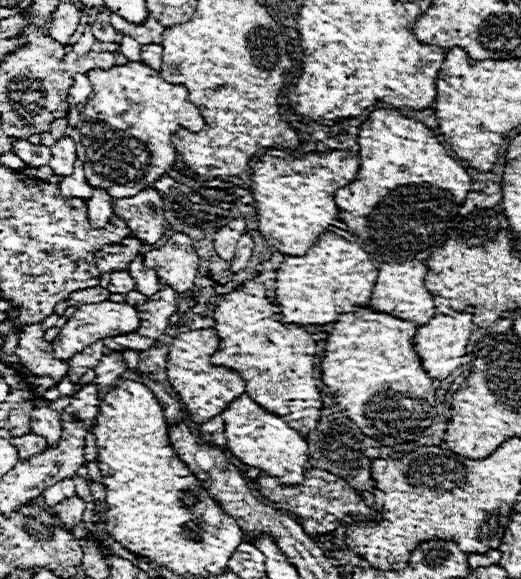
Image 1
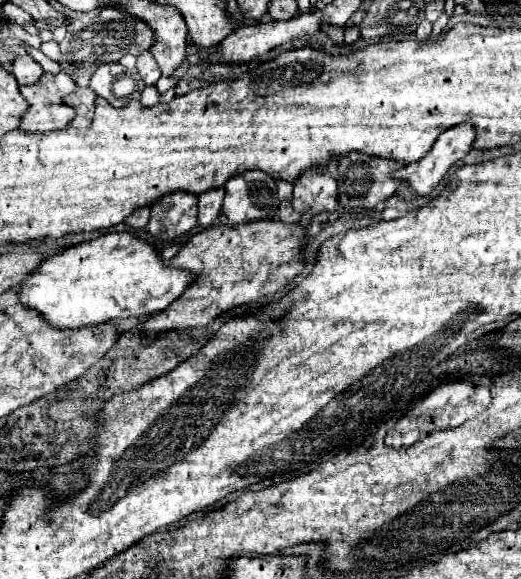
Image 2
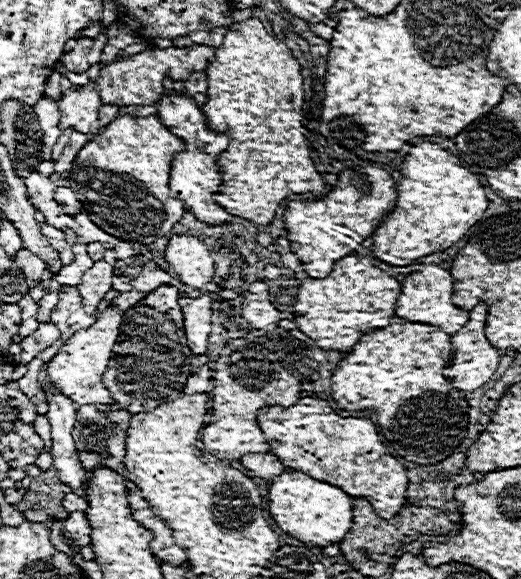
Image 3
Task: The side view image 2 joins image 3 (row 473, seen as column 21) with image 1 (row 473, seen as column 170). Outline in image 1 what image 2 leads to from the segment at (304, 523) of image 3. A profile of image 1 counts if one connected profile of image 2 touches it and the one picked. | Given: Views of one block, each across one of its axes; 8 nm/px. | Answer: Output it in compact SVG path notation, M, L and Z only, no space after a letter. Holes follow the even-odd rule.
M248 394L232 400L232 404L228 404L220 416L226 426L226 446L236 458L248 466L268 472L268 476L274 476L288 486L304 480L304 470L308 468L308 442L298 430L290 428L282 416L264 410Z

